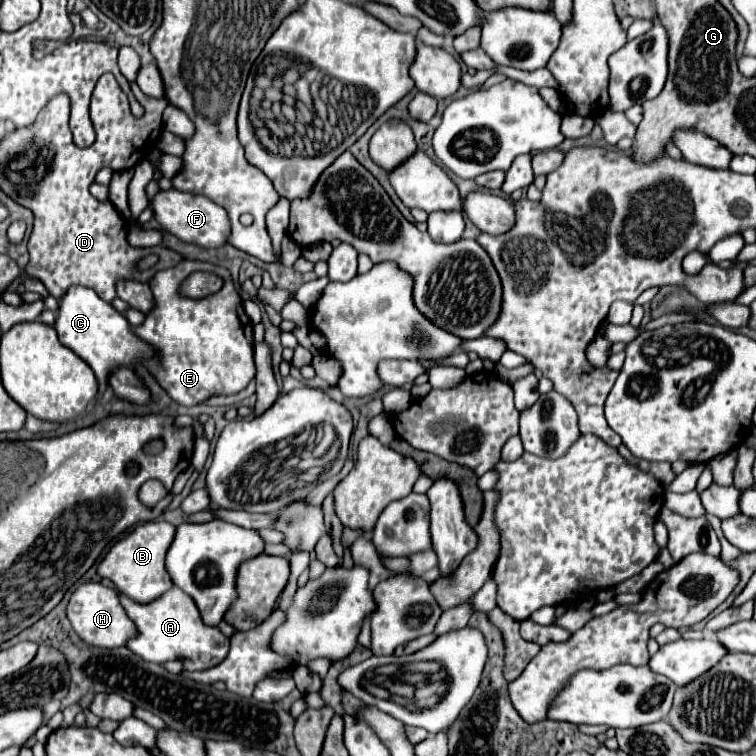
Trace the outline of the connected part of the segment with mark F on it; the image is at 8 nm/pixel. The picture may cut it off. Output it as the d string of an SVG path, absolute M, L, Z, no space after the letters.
M176 188L160 190L156 198L150 202L150 206L160 226L184 242L192 242L204 248L222 248L224 244L228 244L228 232L230 232L228 212L206 196L180 192Z

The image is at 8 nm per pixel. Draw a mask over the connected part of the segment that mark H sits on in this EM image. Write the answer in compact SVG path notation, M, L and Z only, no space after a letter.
M100 582L80 584L74 590L66 612L76 634L92 646L120 648L126 646L128 640L136 638L136 624L128 618L128 614L124 614L124 608L120 606L120 592L116 588L106 588Z

